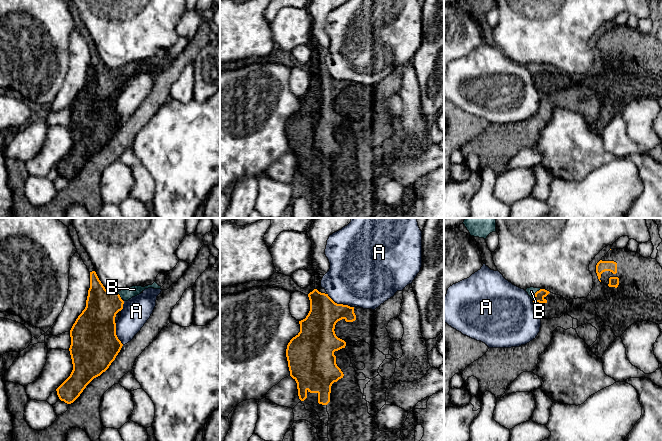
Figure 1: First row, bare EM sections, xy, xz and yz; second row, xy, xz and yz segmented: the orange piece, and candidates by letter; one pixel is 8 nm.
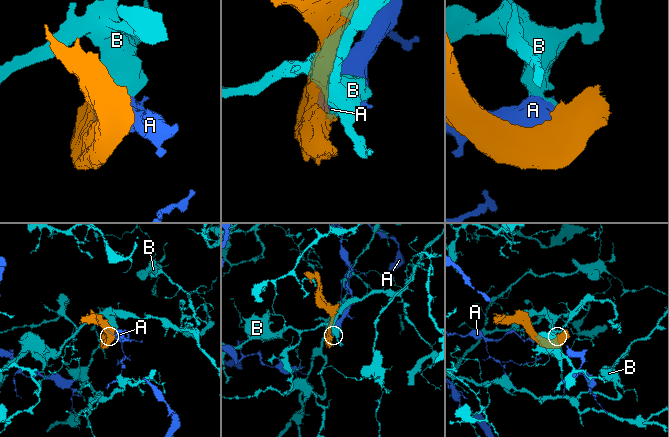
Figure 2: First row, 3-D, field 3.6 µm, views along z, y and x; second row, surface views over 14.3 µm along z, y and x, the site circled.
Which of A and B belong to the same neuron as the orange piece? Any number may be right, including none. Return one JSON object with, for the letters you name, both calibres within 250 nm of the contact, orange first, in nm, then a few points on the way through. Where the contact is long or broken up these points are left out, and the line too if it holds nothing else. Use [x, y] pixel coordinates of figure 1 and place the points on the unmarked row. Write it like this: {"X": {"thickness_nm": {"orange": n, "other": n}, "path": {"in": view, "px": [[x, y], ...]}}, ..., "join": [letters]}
{"B": {"thickness_nm": {"orange": 80, "other": 70}, "path": {"in": "yz", "px": [[539, 72], [535, 70], [531, 67]]}}, "join": ["B"]}

